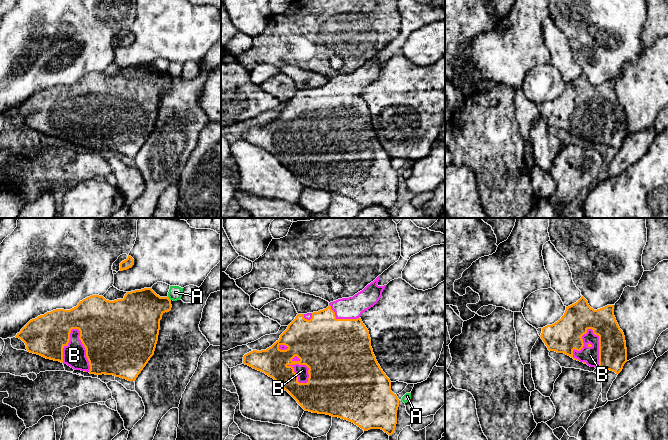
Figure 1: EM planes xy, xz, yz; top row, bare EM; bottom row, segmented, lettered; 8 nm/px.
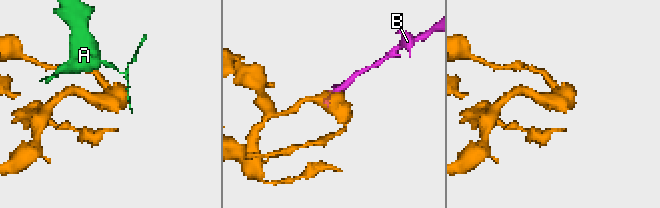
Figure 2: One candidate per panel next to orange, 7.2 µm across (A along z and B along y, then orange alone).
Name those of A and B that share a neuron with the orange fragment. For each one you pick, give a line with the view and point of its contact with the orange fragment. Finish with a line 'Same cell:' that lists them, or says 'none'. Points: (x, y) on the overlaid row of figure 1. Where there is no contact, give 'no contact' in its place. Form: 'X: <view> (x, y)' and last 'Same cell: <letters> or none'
B: yz (599, 345)
Same cell: B

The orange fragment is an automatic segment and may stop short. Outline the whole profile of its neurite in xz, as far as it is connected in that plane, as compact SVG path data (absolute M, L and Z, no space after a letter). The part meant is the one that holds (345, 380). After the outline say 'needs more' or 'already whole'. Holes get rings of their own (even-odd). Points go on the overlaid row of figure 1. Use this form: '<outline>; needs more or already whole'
M380 275L353 297L330 302L326 309L297 314L278 341L266 350L253 350L245 354L243 364L273 378L305 411L350 421L364 431L381 429L389 436L392 435L397 424L400 400L391 391L391 381L376 360L369 331L360 318L363 312L380 300L386 285L378 286L379 280Z; needs more

